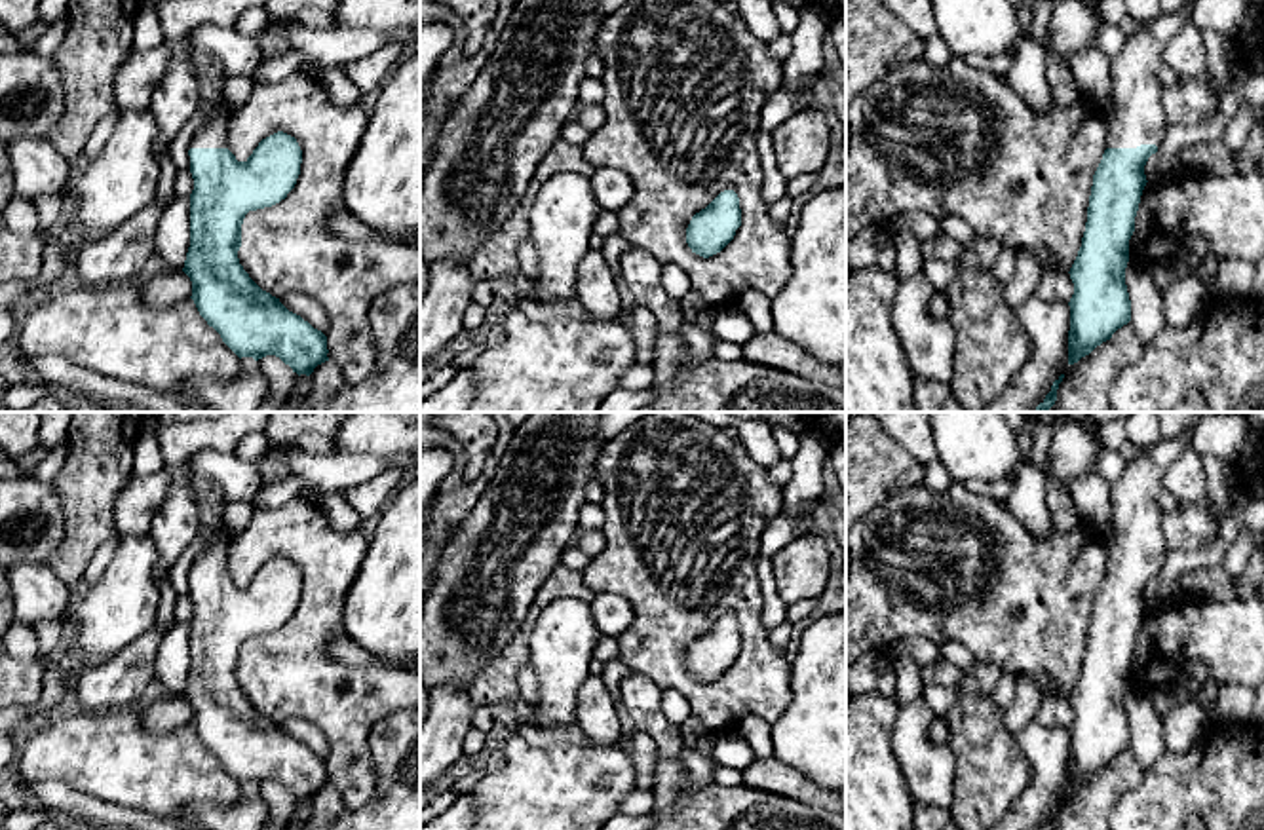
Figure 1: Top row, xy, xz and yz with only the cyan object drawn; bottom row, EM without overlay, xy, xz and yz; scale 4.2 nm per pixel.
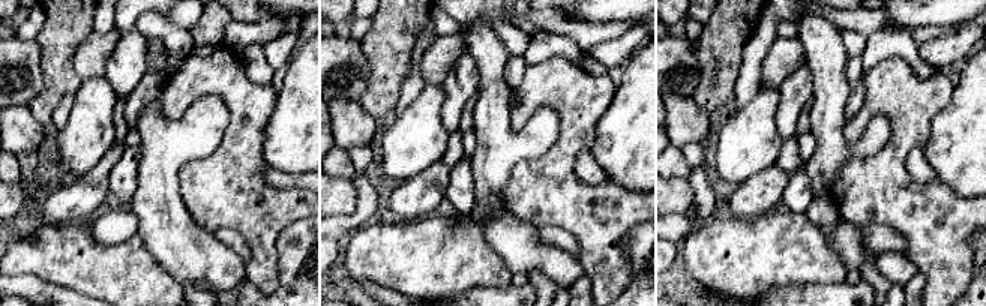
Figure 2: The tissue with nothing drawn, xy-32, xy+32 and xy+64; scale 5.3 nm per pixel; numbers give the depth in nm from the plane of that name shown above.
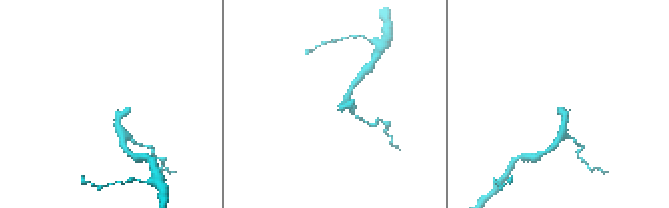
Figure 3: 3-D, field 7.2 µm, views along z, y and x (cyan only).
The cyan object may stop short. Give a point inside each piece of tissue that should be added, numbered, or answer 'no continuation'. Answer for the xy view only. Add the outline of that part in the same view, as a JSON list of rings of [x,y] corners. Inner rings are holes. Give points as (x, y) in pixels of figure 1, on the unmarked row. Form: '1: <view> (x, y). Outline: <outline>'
1: xy (211, 502). Outline: [[[186,473],[200,509],[200,524],[207,530],[207,549],[196,558],[190,574],[228,574],[226,551],[230,536],[224,530],[224,509],[230,501],[211,477]]]

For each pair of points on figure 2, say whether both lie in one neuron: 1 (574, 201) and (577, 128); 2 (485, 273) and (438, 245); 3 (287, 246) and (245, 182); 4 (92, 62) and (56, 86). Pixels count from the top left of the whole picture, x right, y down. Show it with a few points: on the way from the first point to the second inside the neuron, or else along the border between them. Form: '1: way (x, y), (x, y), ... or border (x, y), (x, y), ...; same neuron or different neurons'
1: way (565, 183), (565, 150), (568, 146); same neuron
2: way (473, 264), (450, 257); same neuron
3: border (303, 218), (288, 224), (276, 240), (279, 270); different neurons
4: border (86, 38), (74, 53), (74, 71), (81, 80); different neurons

